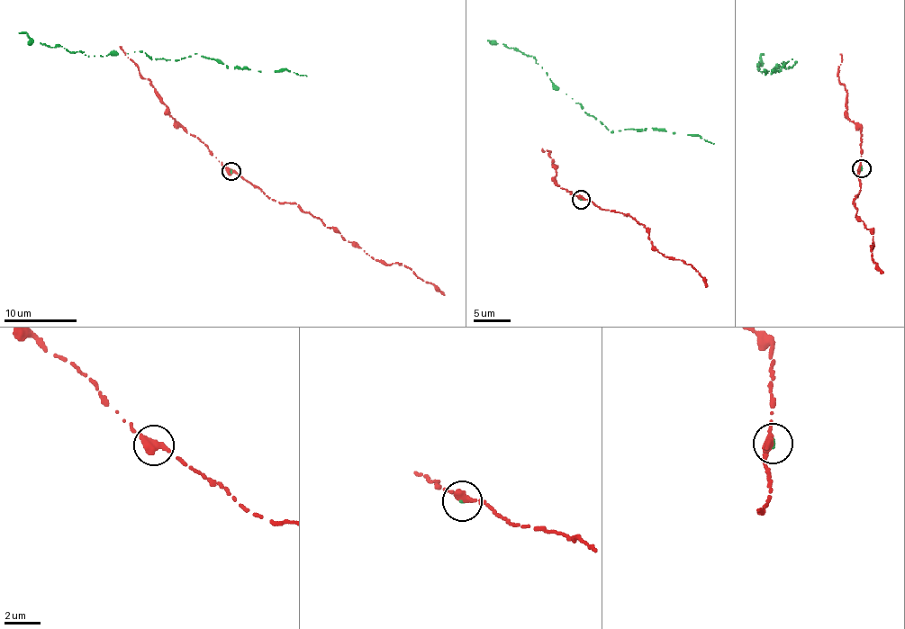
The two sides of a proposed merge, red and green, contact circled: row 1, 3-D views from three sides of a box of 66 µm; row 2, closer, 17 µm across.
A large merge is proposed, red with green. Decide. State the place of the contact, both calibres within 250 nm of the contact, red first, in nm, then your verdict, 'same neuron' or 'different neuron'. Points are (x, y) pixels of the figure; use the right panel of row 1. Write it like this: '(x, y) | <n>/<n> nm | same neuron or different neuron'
(862, 168) | 550/130 nm | same neuron

